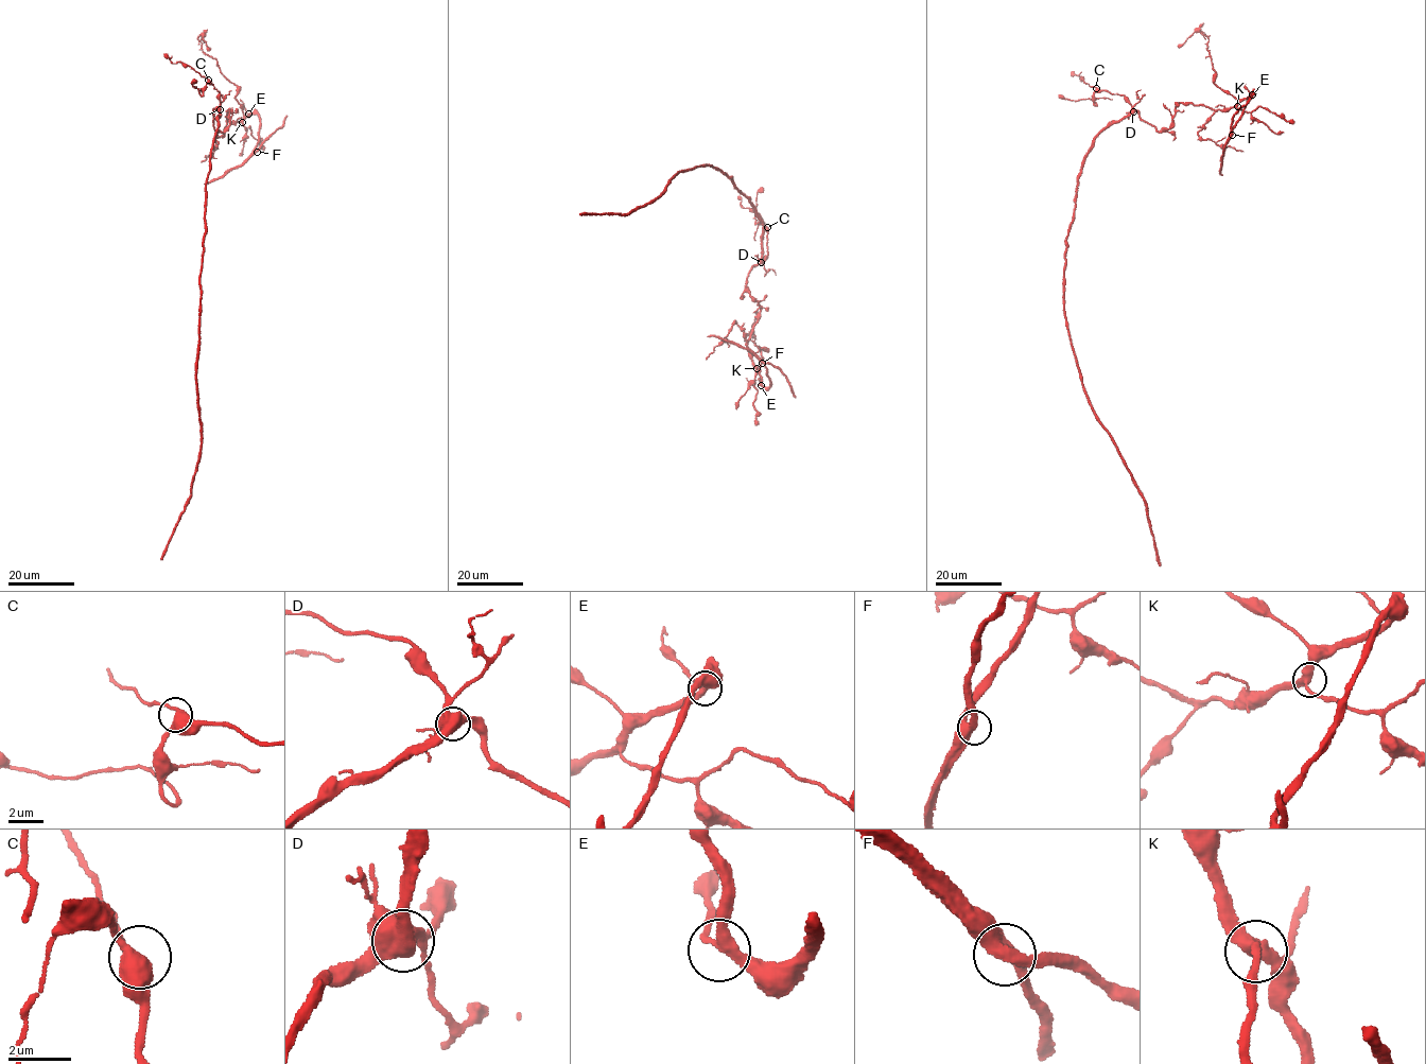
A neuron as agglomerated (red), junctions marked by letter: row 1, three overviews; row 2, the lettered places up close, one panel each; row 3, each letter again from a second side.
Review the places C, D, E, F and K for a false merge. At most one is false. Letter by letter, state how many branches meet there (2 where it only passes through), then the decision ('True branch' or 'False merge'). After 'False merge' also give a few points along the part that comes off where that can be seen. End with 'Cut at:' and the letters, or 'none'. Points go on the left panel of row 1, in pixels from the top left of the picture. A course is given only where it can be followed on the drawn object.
C: Branches: 3. True branch
D: Branches: 4. False merge. Course of the part to remove: (220, 109), (206, 186), (206, 234), (201, 274), (196, 380), (201, 452), (189, 499), (160, 559)
E: Branches: 3. True branch
F: Branches: 3. True branch
K: Branches: 4. True branch
Cut at: D

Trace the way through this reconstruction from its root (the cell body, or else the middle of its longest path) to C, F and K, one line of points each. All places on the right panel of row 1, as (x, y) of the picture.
C: (1075, 198), (1081, 162), (1094, 140), (1131, 111), (1131, 104), (1124, 96), (1096, 88)
F: (1075, 198), (1094, 140), (1131, 112), (1162, 131), (1180, 103), (1230, 109), (1252, 93), (1232, 135)
K: (1075, 198), (1082, 160), (1114, 122), (1136, 111), (1162, 131), (1169, 128), (1180, 103), (1220, 110), (1237, 106)

